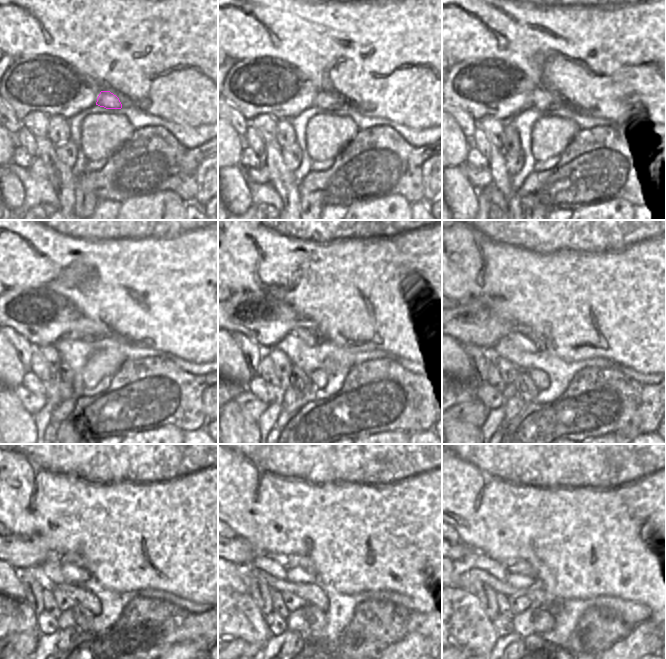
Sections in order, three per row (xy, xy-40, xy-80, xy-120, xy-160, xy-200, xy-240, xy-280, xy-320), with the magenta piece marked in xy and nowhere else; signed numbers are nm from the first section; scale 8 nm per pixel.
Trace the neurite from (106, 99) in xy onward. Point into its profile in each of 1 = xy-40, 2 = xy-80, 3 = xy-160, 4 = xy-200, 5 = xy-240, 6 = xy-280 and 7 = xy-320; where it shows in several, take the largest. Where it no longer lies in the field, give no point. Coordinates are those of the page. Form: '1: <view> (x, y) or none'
1: xy-40 (322, 100)
2: xy-80 (543, 101)
3: xy-160 (306, 330)
4: xy-200 (524, 331)
5: xy-240 (74, 559)
6: xy-280 (289, 561)
7: xy-320 (519, 567)

